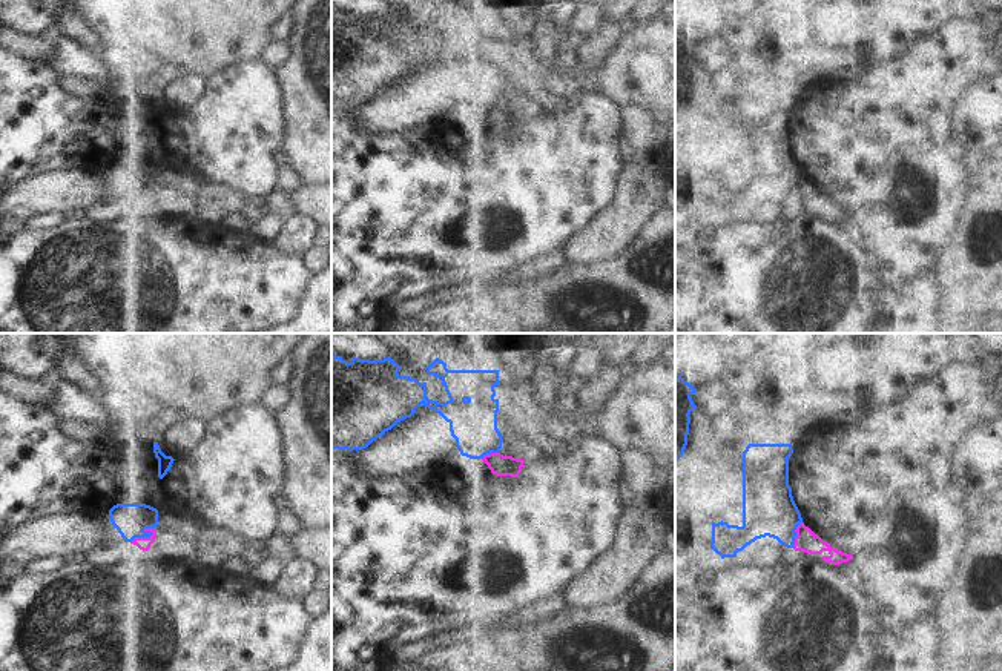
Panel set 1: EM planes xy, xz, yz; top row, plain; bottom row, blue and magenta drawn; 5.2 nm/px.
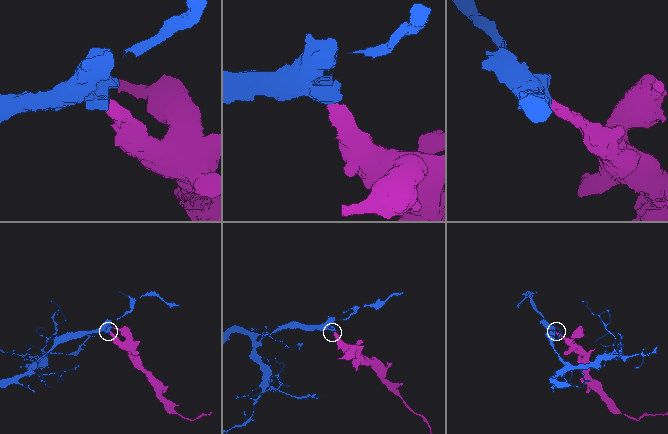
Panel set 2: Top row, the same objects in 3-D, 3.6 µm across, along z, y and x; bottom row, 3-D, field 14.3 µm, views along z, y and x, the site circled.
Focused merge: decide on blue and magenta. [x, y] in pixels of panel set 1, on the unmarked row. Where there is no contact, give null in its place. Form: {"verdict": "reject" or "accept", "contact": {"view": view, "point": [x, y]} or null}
{"verdict": "reject", "contact": {"view": "xy", "point": [145, 192]}}

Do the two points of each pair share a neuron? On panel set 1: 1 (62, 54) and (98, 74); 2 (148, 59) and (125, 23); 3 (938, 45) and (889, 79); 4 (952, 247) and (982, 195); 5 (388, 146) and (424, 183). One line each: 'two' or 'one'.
1: one
2: one
3: one
4: one
5: one

